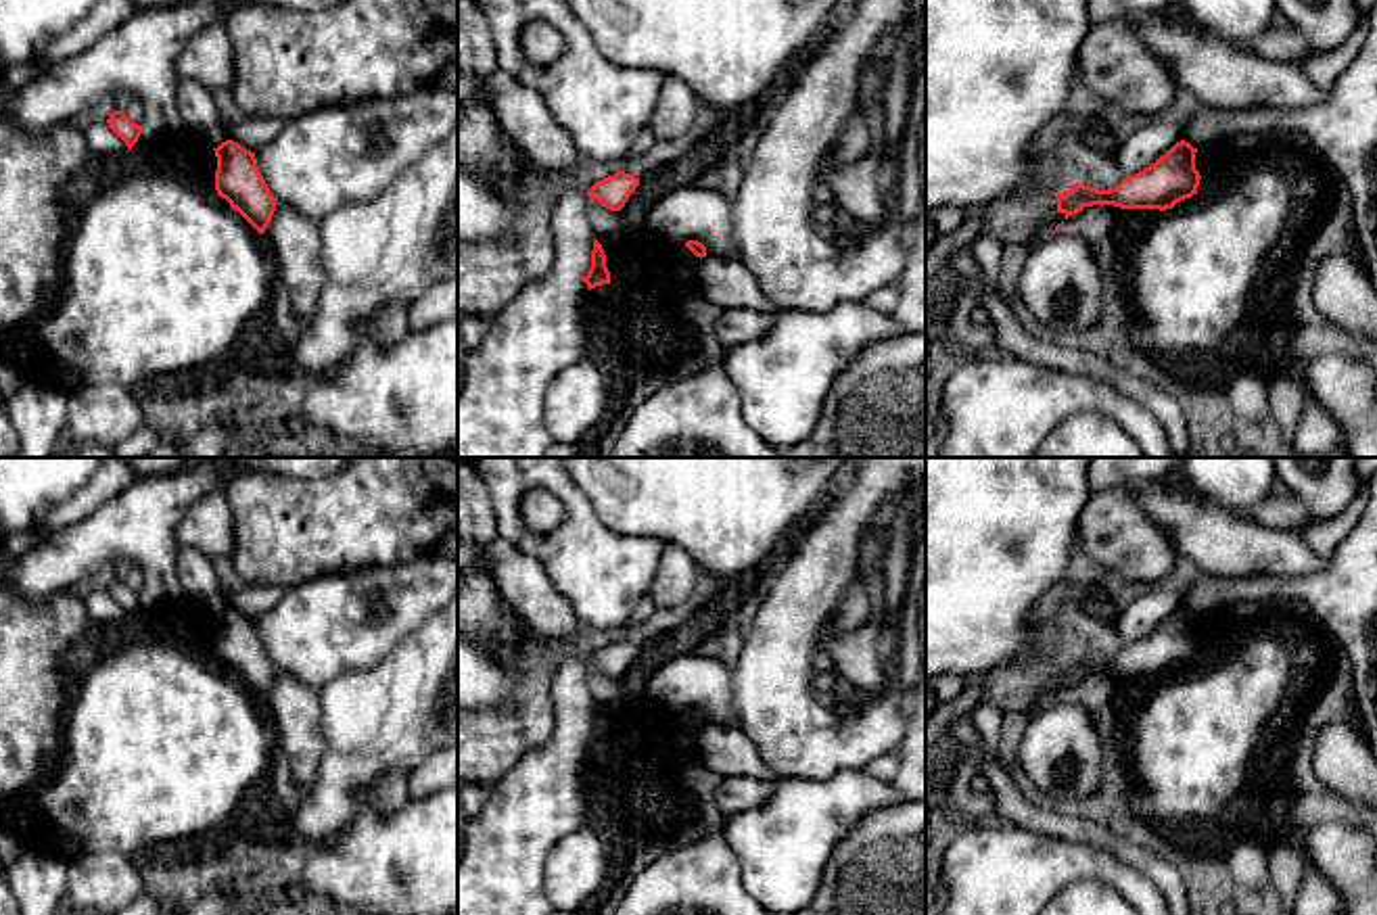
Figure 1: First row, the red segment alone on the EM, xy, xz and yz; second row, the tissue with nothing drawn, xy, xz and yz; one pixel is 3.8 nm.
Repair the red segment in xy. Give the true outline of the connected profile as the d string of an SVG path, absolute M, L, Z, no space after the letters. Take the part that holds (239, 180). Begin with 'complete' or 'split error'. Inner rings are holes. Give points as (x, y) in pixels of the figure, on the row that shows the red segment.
complete | M226 140L213 150L217 157L217 196L226 198L232 209L263 234L278 203L257 167L255 152L234 140Z

